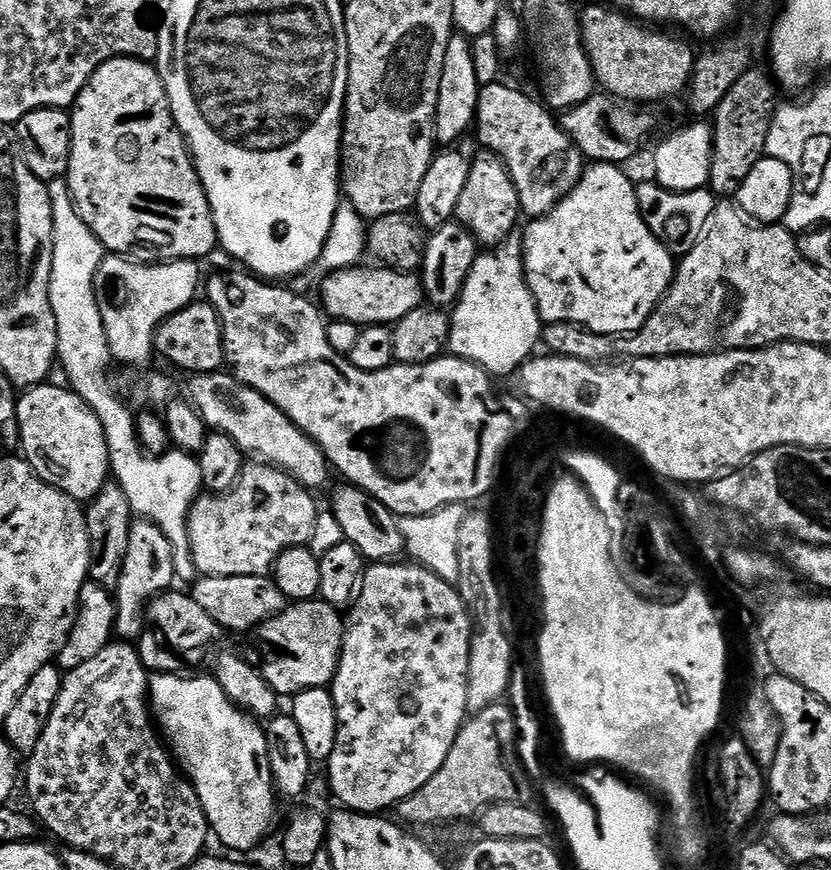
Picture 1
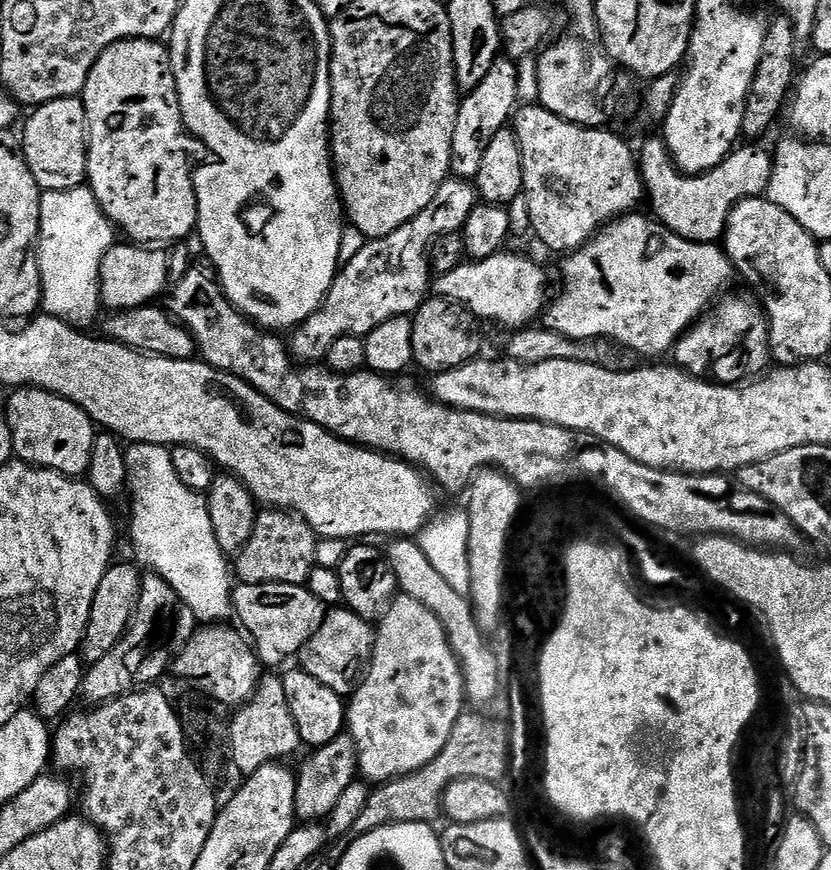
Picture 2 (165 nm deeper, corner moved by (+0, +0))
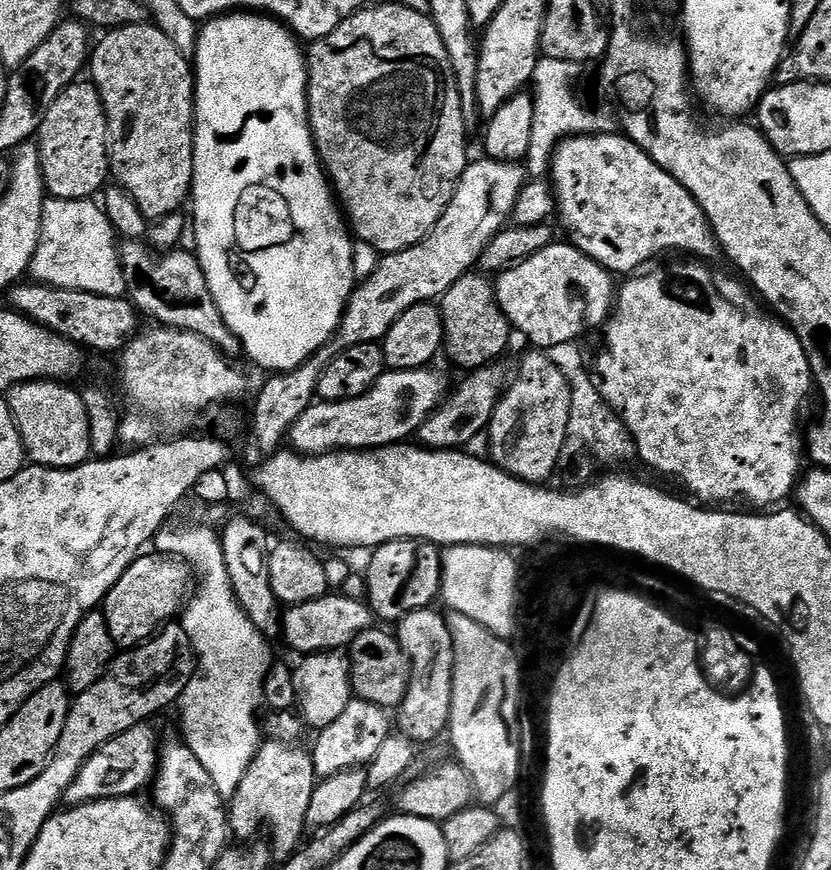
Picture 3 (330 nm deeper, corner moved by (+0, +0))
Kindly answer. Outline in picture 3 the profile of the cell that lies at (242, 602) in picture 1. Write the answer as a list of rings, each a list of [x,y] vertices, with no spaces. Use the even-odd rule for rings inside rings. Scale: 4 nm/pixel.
[[[329,594],[314,602],[291,605],[282,616],[282,636],[288,639],[289,646],[299,654],[315,654],[347,649],[355,636],[373,627],[373,624],[374,613],[364,600]]]

